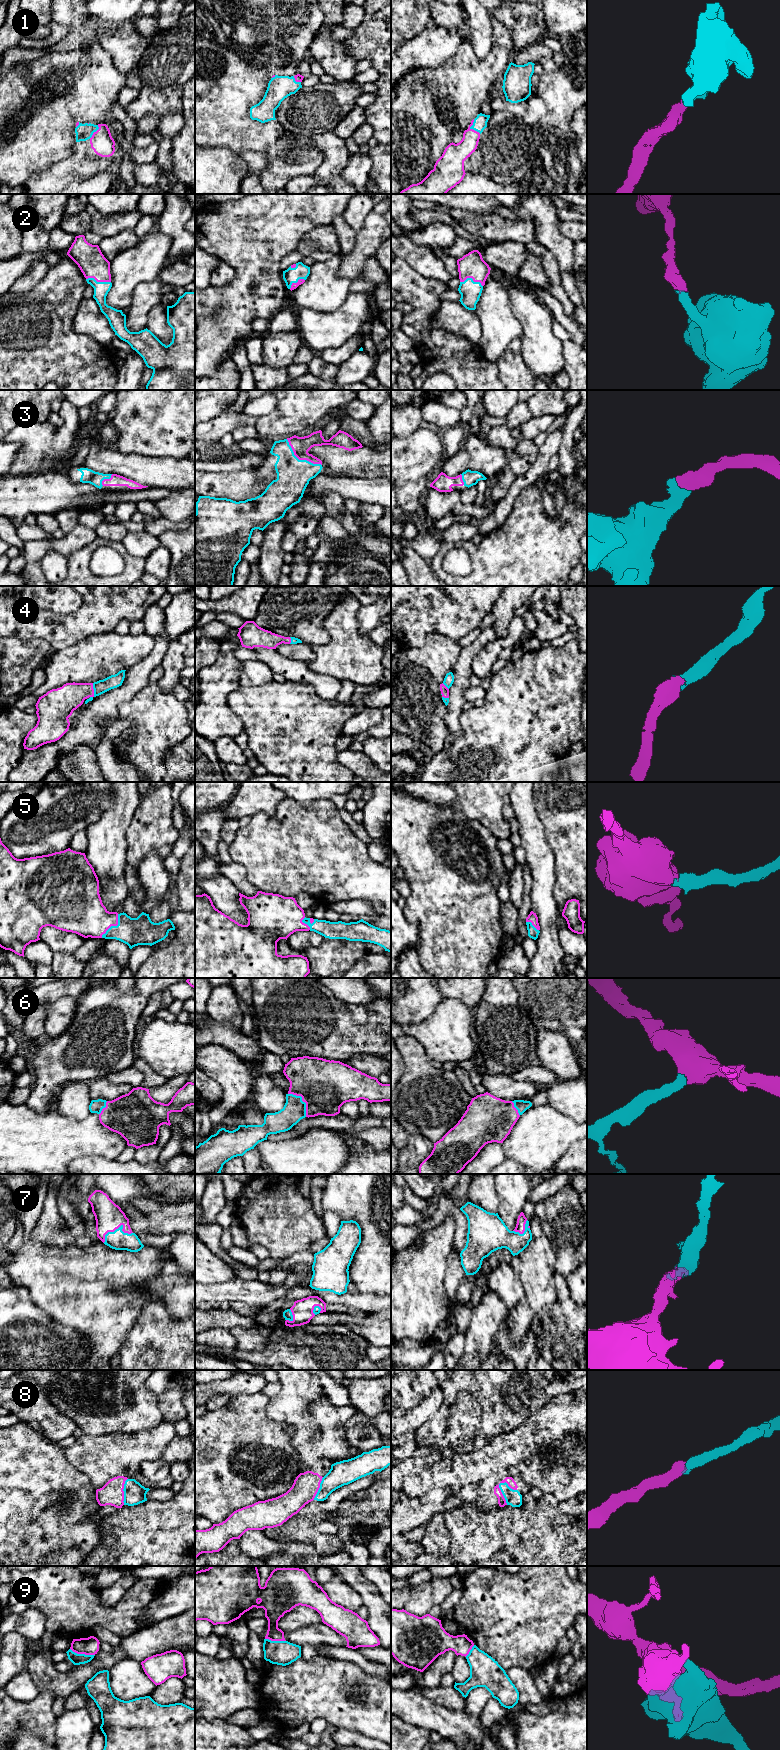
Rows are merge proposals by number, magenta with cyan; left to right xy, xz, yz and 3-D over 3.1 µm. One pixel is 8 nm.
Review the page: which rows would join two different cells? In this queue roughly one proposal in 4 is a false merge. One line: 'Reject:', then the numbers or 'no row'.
Reject: 9

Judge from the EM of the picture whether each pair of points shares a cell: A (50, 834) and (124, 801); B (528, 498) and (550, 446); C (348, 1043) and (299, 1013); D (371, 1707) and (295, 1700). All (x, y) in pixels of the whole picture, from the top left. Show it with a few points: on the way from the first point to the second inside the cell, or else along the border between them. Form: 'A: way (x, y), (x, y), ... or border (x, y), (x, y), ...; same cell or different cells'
A: border (112, 792), (111, 803), (87, 827); different cells
B: border (533, 483), (528, 485), (515, 499); different cells
C: way (336, 1031), (311, 1022); same cell
D: way (352, 1702), (344, 1700), (314, 1700); same cell

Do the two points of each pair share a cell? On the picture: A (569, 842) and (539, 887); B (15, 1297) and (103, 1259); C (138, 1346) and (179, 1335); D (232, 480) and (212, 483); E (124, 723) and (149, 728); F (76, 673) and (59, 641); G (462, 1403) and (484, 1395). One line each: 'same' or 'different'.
A: different
B: different
C: same
D: same
E: different
F: different
G: different

